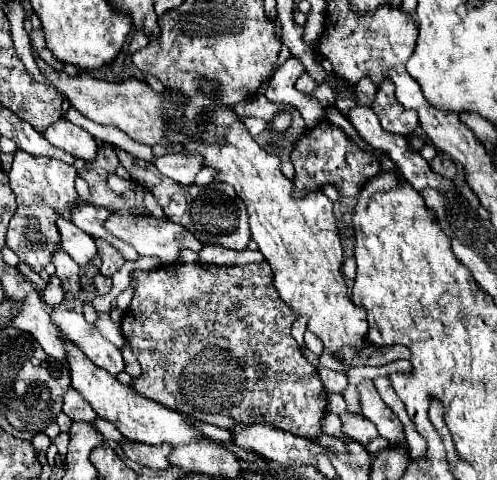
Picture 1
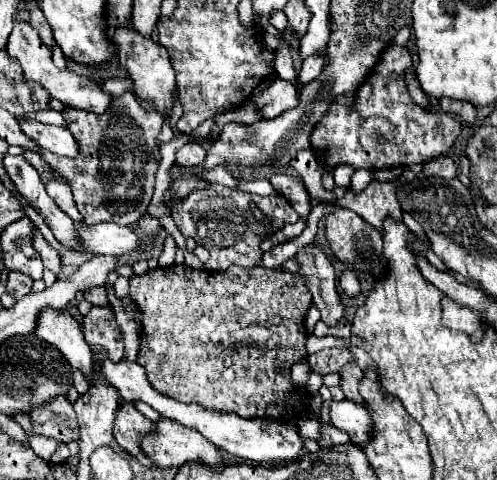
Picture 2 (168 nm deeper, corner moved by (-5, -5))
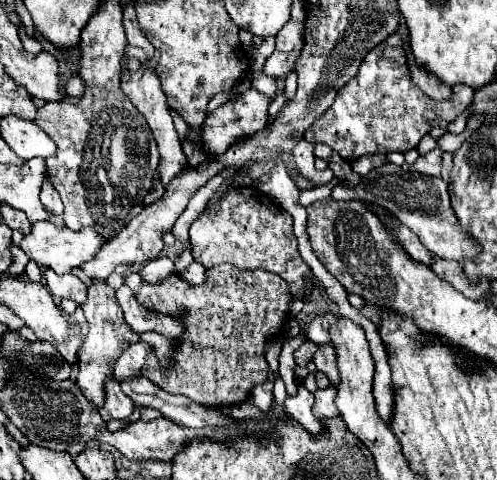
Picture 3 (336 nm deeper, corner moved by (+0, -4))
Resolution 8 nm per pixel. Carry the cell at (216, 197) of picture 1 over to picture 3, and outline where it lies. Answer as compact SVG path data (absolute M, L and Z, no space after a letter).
M239 187L227 191L215 203L215 207L211 207L207 213L201 213L199 219L193 221L189 235L193 259L207 269L221 263L229 263L239 269L265 269L283 277L293 297L297 299L305 295L305 279L315 285L315 277L309 265L301 259L297 251L293 217L269 195L255 187Z

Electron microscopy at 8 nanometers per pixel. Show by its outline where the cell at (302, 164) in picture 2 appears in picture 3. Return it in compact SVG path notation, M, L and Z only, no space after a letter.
M385 163L377 169L373 169L369 175L365 175L355 189L347 189L345 185L337 185L331 193L337 201L347 201L347 199L361 199L363 203L369 205L379 205L391 211L403 225L407 225L419 239L421 243L433 253L443 259L469 259L475 257L481 251L481 245L459 225L451 201L449 201L449 191L447 183L439 177L427 177L411 169L399 169L393 163Z

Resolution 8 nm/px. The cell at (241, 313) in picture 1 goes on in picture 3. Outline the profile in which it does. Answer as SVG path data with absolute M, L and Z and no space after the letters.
M217 265L211 271L207 271L207 279L201 285L189 285L185 279L179 275L171 275L159 285L149 285L143 283L137 301L157 313L173 315L179 317L185 325L185 333L181 335L181 341L177 349L173 351L173 367L171 369L161 369L159 361L155 357L155 351L147 357L143 375L153 381L157 387L169 393L179 393L189 399L193 399L199 405L237 405L247 401L249 391L253 385L265 383L267 381L267 361L265 361L265 345L271 337L281 335L287 327L289 319L289 301L291 301L291 291L287 283L267 271L243 271L233 265Z

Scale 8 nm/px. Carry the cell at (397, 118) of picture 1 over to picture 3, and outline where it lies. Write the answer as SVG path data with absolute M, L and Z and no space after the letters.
M393 33L381 41L359 67L359 73L339 89L335 103L311 129L305 133L305 139L311 143L325 143L335 149L343 159L353 161L367 153L405 153L415 149L425 133L433 127L447 127L461 115L467 105L473 101L473 89L467 85L453 87L455 97L451 101L431 101L413 81L407 67L407 57L399 33Z

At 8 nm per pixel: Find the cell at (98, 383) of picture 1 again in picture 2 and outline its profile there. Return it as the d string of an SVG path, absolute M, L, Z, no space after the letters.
M44 308L34 334L38 338L44 338L48 344L56 346L66 356L70 366L80 370L86 376L86 380L92 384L96 374L92 362L92 350L84 342L84 334L74 316L52 308Z

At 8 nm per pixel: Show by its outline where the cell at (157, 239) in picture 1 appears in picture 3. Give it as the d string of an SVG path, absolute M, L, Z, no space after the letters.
M37 221L31 225L31 233L23 237L19 247L41 267L51 267L55 273L69 273L73 267L83 265L85 261L93 259L95 253L101 249L105 241L91 229L81 229L81 231L71 231L69 227L55 227L49 221Z

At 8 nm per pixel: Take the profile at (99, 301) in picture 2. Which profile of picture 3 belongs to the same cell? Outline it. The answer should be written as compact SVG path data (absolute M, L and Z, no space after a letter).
M45 269L43 271L43 281L49 287L51 295L57 297L57 299L71 299L77 305L81 305L85 301L85 297L87 297L87 287L71 273L57 275L55 271Z

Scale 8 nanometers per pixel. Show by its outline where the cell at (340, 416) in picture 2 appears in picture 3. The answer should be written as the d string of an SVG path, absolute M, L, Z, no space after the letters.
M335 387L327 389L317 389L315 393L315 405L313 405L313 415L317 419L329 419L329 417L339 417L339 409L335 407Z

